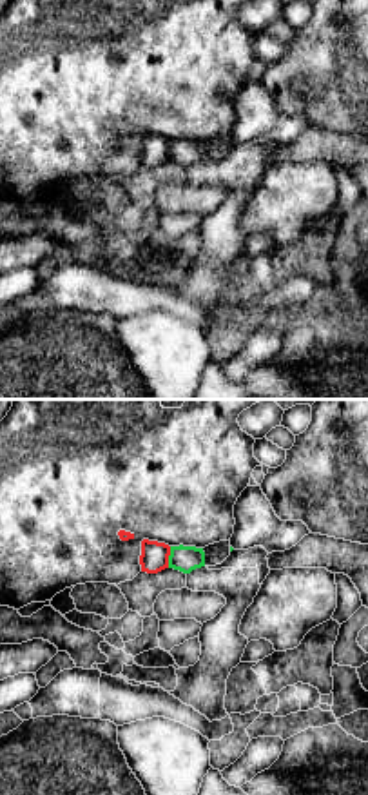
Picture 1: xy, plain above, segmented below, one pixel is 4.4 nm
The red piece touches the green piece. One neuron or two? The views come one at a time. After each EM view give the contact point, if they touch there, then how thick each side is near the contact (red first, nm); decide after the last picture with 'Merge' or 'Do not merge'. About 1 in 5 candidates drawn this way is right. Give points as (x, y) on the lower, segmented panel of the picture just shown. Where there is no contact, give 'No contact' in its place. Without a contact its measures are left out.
Touches red at (167, 558). Thickness 130 nm (red) against 120 nm

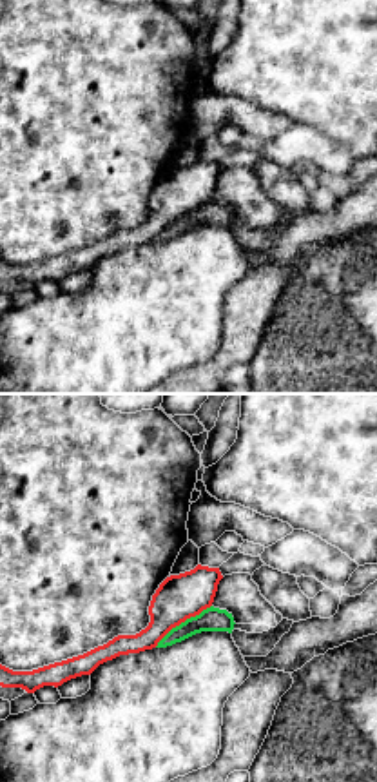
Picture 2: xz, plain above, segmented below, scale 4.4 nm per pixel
Touches red at (182, 621). Thickness 200 nm (red) against 110 nm

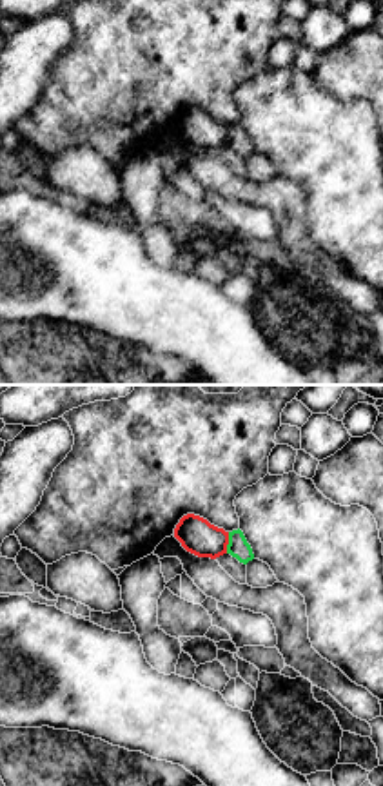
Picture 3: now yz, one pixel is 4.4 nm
Touches red at (227, 543). Thickness 160 nm (red) against 90 nm

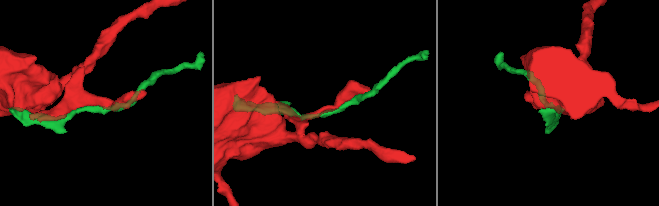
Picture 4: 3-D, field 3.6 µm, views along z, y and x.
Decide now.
Do not merge

